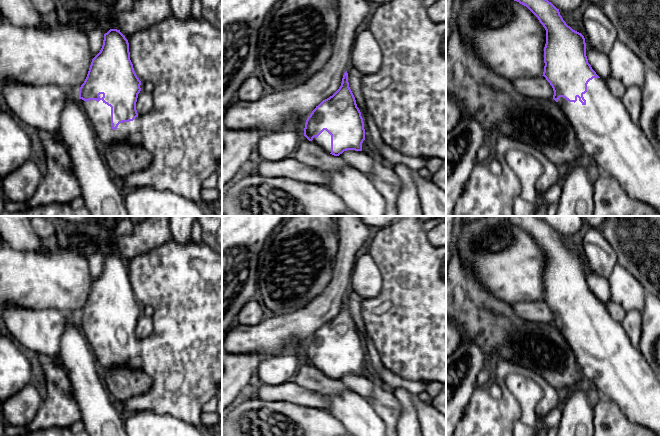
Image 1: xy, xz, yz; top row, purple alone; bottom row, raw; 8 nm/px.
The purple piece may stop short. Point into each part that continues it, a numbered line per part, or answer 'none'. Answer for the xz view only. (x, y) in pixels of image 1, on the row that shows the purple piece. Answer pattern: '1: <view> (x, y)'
1: xz (323, 140)

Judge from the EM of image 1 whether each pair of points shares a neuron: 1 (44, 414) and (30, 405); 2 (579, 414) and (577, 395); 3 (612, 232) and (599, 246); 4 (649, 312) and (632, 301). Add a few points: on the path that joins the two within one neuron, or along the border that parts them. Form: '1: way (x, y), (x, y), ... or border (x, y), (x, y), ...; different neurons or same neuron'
1: border (43, 399), (35, 417), (27, 425); different neurons
2: way (578, 409), (578, 400); same neuron
3: border (600, 230), (613, 249), (617, 260); different neurons
4: border (646, 292), (644, 307), (640, 311); different neurons

